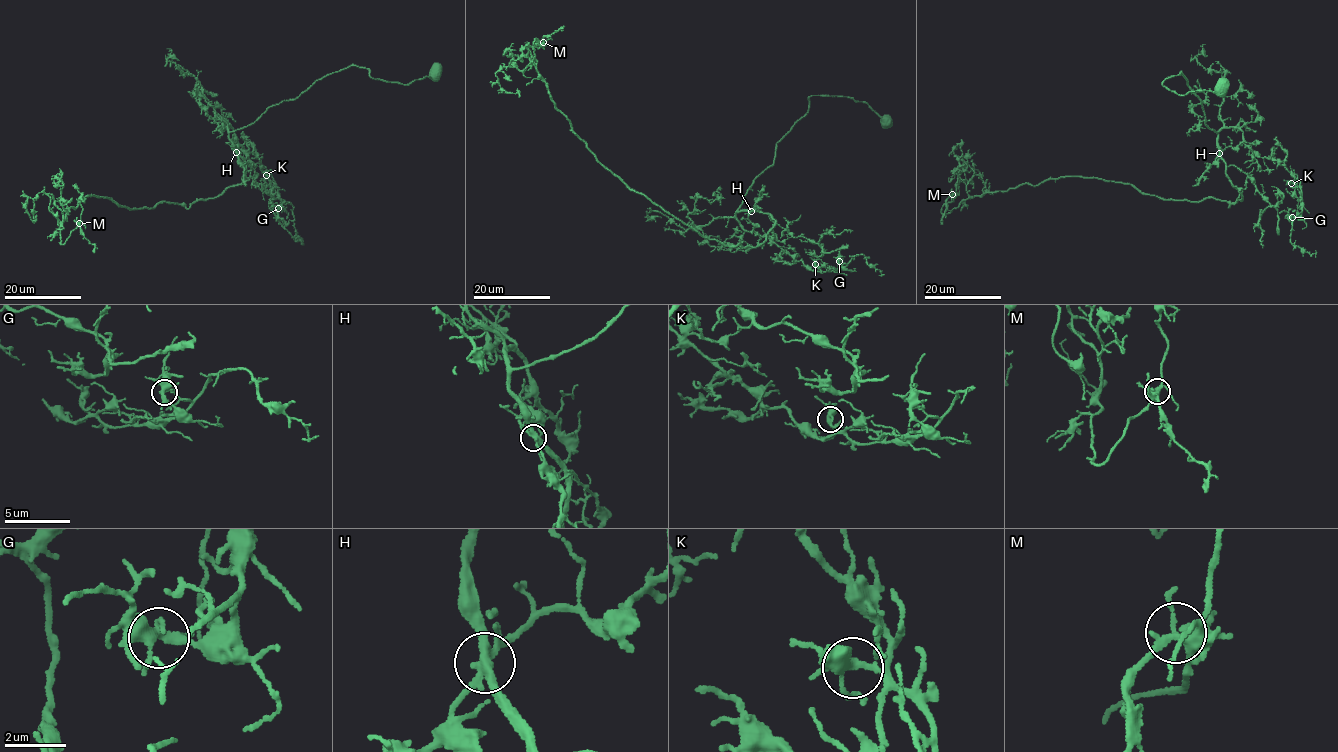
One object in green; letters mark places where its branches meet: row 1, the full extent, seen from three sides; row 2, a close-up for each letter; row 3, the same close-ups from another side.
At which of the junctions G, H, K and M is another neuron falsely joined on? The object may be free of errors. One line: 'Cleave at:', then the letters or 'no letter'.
Cleave at: no letter

